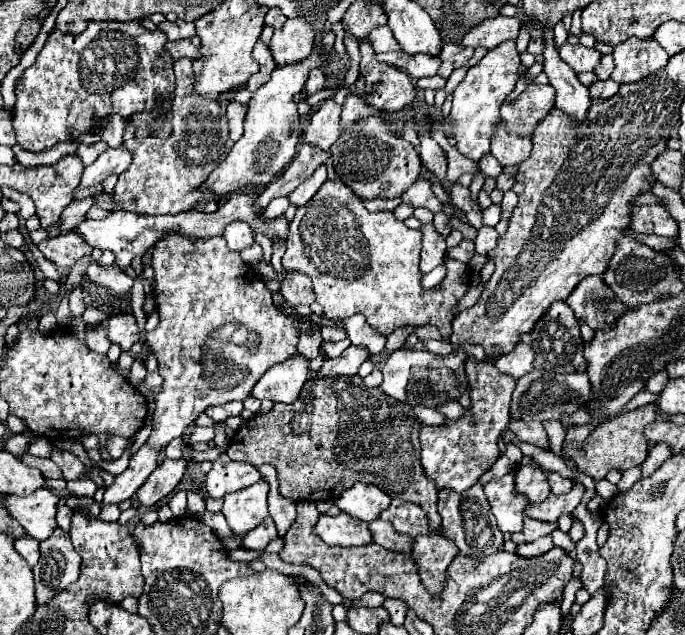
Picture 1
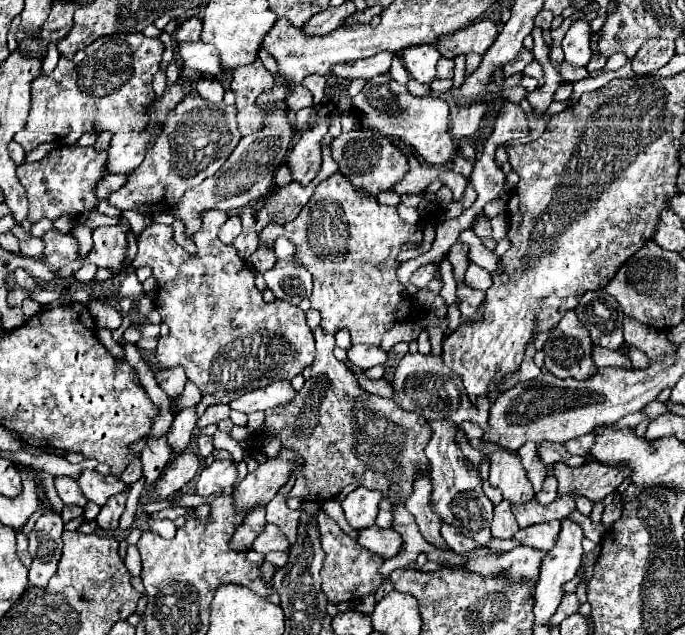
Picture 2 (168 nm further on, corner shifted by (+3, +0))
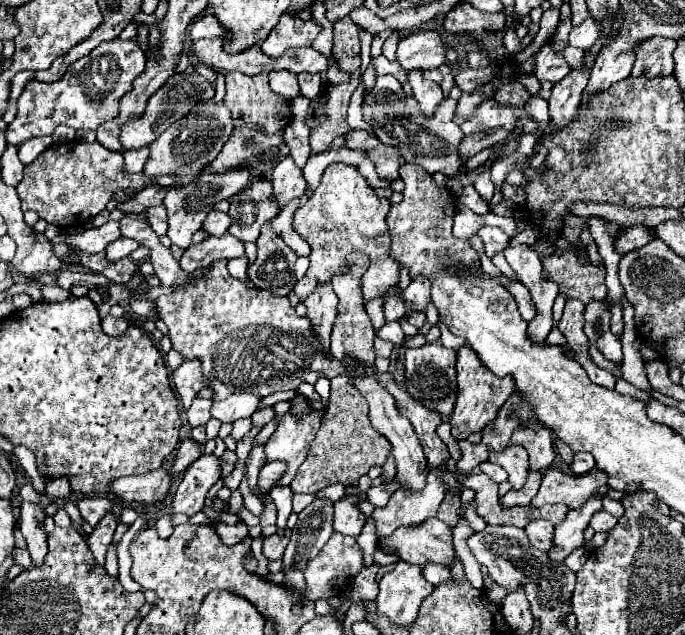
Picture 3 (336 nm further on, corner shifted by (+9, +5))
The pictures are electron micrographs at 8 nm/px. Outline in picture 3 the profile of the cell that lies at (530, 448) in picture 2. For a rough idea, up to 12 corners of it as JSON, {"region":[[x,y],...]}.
{"region":[[529,422],[511,442],[527,448],[531,468],[549,468],[557,456],[551,430]]}

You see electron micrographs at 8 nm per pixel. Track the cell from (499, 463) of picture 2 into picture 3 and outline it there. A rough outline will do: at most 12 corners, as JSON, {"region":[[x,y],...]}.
{"region":[[509,444],[489,460],[507,470],[513,488],[523,486],[529,456]]}

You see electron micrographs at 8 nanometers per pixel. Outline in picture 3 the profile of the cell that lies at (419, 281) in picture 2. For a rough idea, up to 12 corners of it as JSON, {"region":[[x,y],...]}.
{"region":[[415,278],[405,288],[405,308],[425,312],[431,302],[431,282]]}

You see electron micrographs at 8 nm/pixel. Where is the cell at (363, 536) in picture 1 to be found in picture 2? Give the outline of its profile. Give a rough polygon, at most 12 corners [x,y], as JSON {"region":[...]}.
{"region":[[377,525],[357,529],[355,541],[385,559],[401,549],[397,531]]}

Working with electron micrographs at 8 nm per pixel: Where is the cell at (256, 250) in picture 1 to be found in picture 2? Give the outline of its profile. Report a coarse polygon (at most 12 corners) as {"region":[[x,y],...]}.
{"region":[[335,173],[268,224],[312,275],[321,329],[381,345],[417,305],[397,253],[423,240]]}

